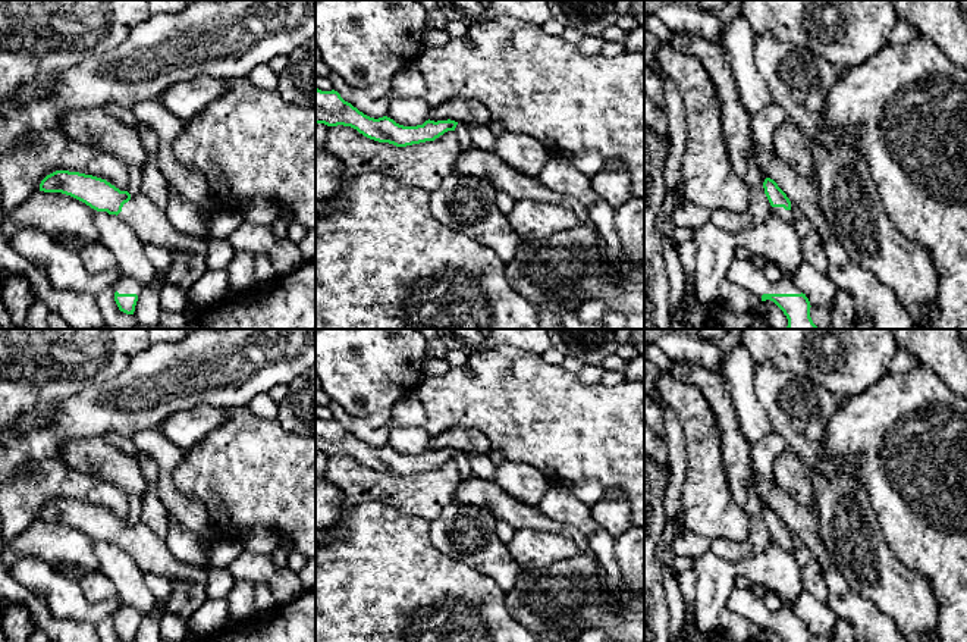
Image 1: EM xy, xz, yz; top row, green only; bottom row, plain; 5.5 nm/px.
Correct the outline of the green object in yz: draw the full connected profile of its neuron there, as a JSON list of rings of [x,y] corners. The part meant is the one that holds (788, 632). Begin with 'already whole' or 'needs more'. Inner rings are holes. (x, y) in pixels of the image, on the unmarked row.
needs more | [[[734,588],[726,608],[751,620],[759,629],[773,630],[784,642],[810,642],[810,630],[788,605],[770,611],[748,588]]]

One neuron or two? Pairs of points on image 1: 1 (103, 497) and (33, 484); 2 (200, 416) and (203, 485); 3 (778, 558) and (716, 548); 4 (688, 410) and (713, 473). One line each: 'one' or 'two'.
1: one
2: two
3: two
4: one

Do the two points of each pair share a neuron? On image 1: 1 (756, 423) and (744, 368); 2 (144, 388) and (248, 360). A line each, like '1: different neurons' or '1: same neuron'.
1: same neuron
2: same neuron

